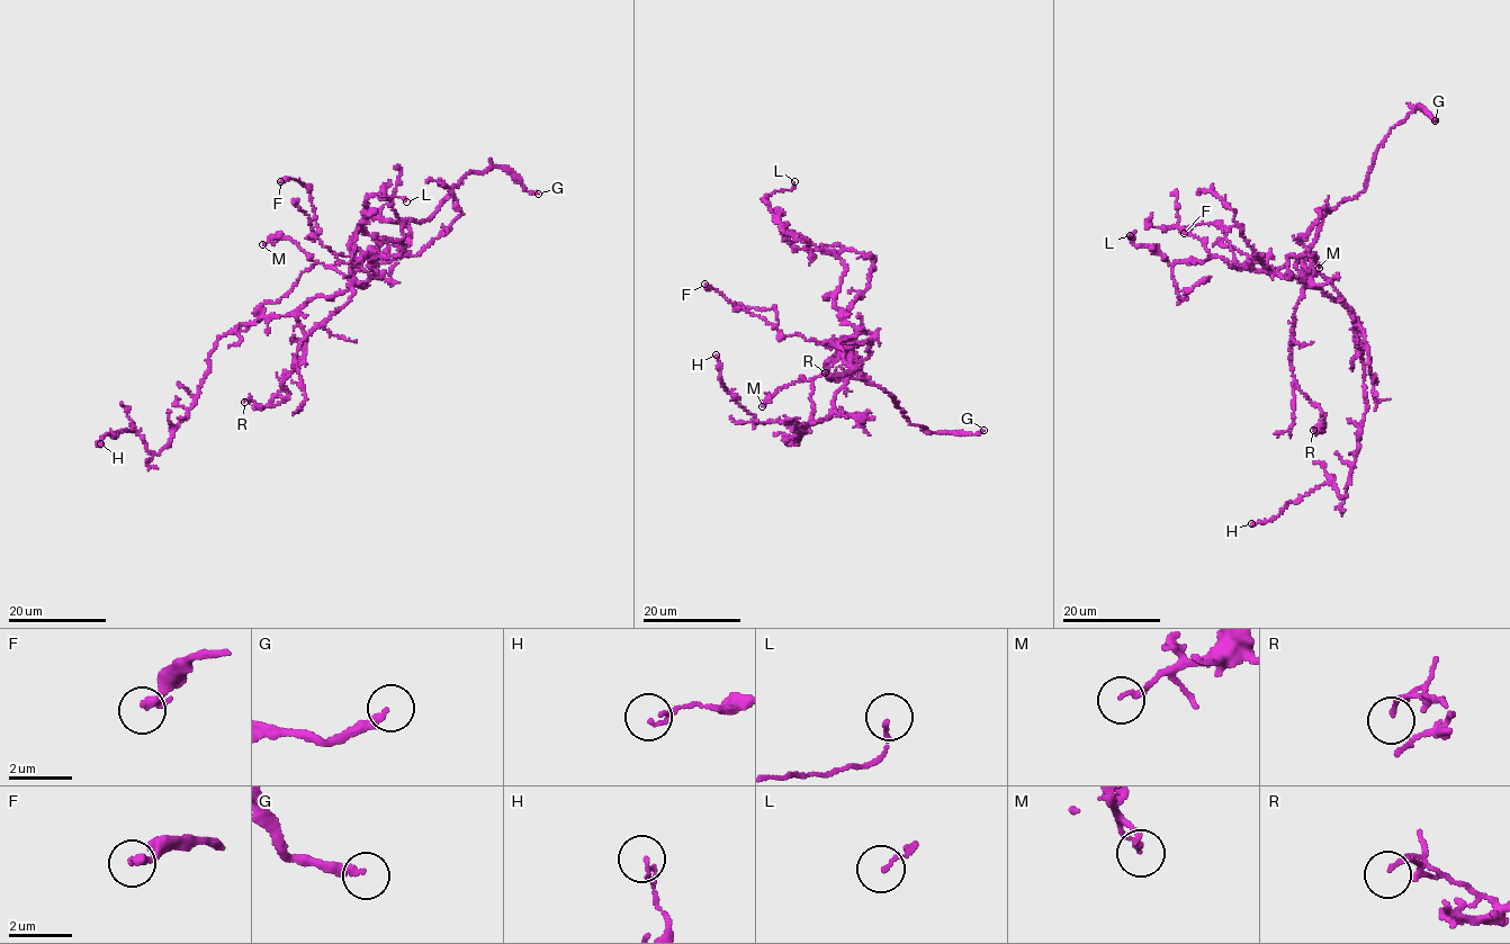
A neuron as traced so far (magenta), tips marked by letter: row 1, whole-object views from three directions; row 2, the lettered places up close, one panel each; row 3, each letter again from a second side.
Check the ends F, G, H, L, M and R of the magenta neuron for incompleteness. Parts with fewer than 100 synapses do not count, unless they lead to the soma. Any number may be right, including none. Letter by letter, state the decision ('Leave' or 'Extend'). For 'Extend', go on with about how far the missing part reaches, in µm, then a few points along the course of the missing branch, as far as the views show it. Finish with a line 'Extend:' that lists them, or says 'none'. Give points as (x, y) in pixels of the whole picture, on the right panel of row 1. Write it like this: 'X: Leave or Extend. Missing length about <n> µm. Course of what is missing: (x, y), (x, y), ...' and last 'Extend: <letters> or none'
F: Leave
G: Extend. Missing length about 20 µm. Course of what is missing: (1435, 120), (1450, 123), (1459, 114), (1462, 100), (1456, 69)
H: Leave
L: Leave
M: Leave
R: Leave
Extend: G

